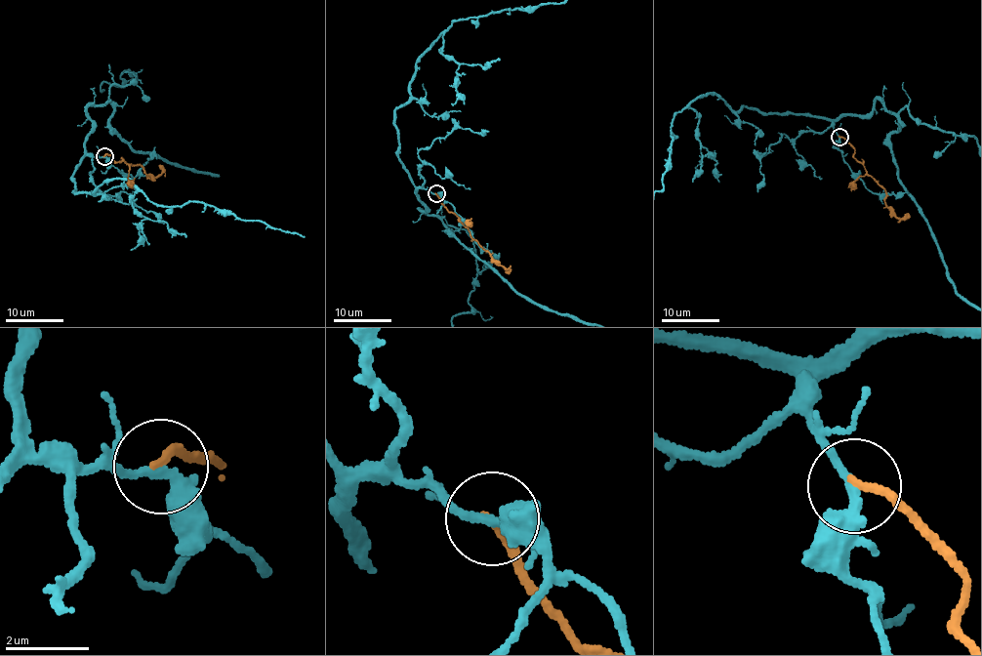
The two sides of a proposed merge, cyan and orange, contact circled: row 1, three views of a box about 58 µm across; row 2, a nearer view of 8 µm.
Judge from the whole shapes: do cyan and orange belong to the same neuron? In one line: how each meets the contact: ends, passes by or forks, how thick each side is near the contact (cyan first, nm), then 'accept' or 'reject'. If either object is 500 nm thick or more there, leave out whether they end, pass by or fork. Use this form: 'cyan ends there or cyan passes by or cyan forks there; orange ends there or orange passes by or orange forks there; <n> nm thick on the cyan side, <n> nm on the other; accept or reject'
cyan passes by; orange ends there; 280 nm thick on the cyan side, 180 nm on the other; reject

